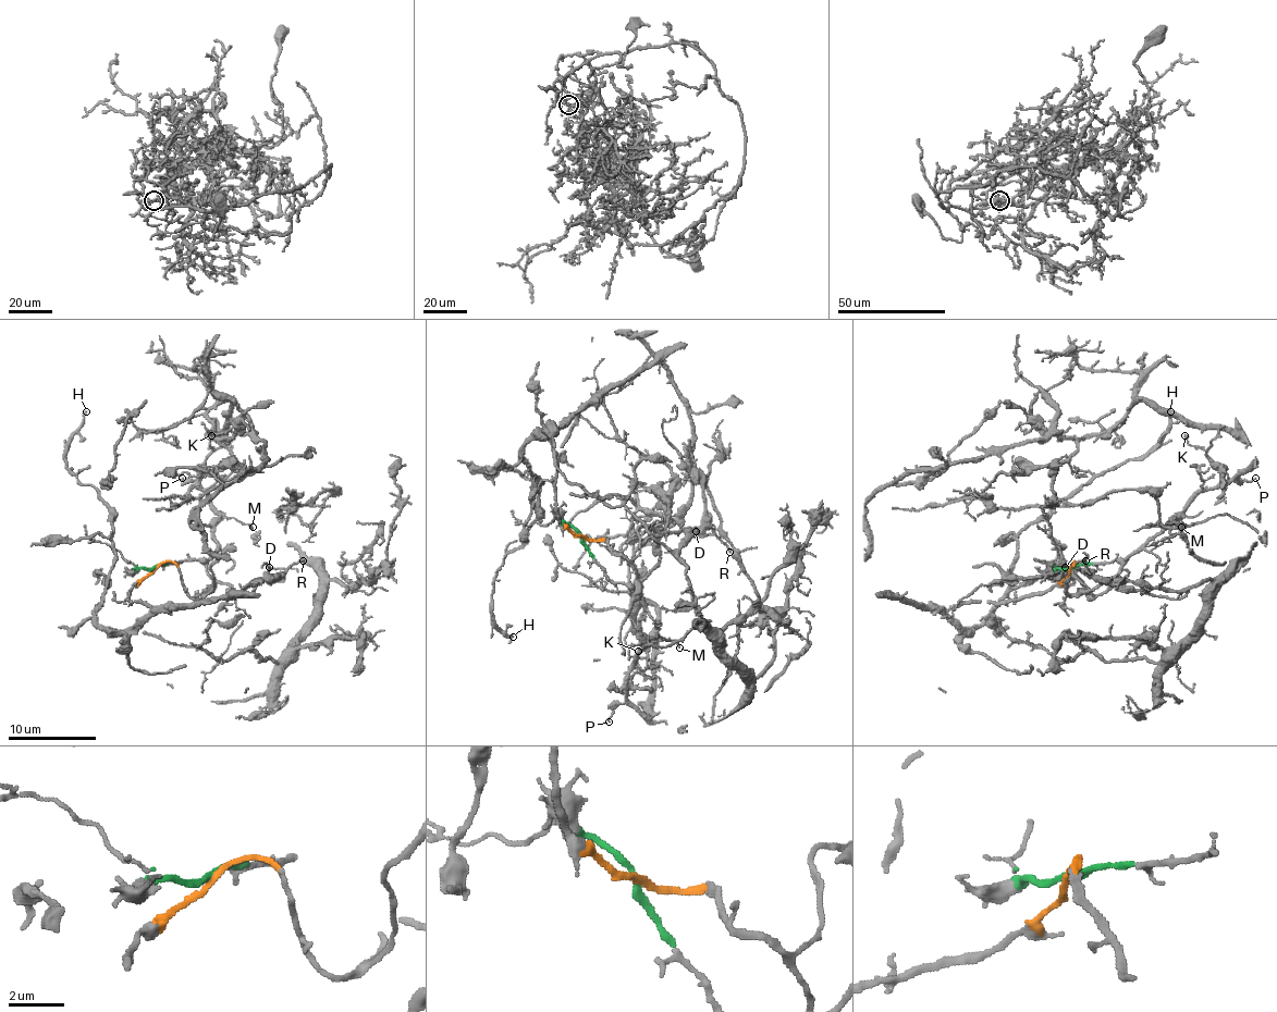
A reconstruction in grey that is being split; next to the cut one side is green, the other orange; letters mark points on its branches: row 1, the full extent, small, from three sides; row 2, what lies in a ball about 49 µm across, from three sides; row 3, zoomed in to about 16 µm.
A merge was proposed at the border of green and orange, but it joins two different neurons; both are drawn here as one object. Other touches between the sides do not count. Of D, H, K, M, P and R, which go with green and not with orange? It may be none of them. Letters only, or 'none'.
D, K, M, P, R

